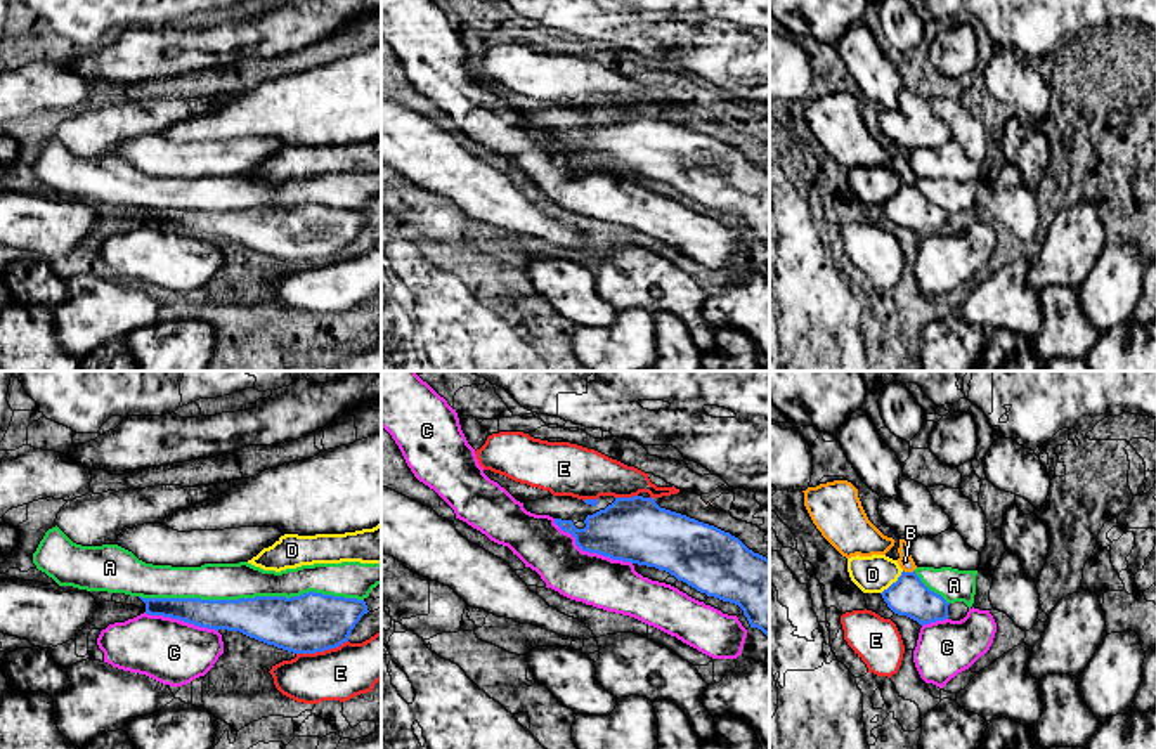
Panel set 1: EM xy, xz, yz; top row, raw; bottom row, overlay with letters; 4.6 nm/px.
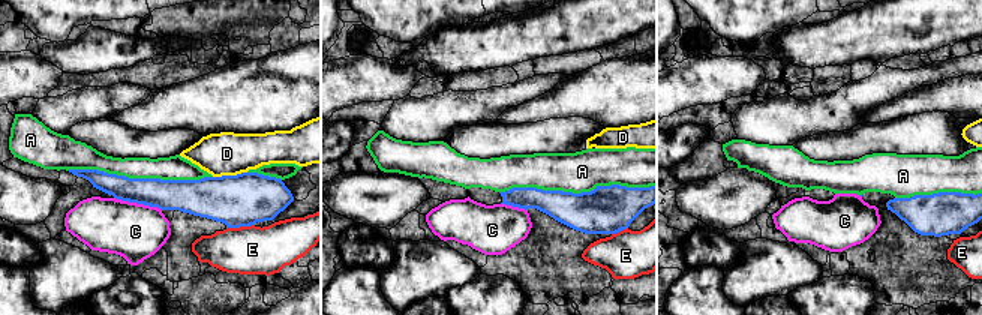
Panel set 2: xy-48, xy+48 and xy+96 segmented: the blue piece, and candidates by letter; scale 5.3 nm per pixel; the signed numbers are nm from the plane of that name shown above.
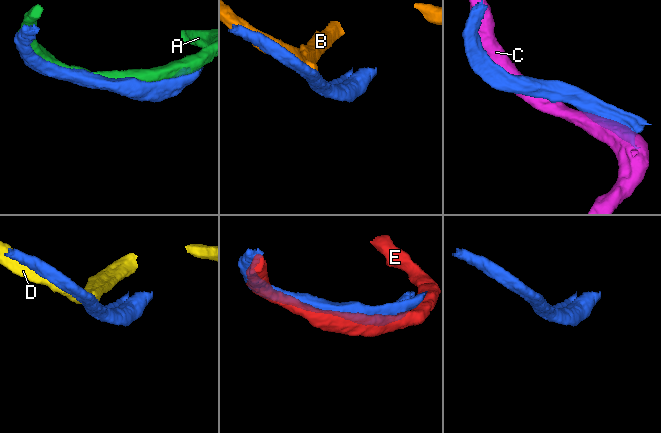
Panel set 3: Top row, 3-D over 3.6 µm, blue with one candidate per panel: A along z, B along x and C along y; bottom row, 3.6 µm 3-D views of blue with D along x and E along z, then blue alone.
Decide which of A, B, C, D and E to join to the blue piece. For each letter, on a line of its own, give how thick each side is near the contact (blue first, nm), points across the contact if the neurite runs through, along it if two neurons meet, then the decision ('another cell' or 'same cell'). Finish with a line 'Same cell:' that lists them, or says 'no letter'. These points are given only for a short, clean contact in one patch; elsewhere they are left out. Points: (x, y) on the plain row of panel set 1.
A: 260/180 nm | another cell
B: 180/70 nm | along yz (903, 181), (914, 182) | another cell
C: 300/240 nm | another cell
D: 180/180 nm | another cell
E: 280/240 nm | another cell
Same cell: no letter

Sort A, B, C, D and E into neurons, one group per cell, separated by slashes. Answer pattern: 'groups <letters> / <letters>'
groups A / B / C / D / E

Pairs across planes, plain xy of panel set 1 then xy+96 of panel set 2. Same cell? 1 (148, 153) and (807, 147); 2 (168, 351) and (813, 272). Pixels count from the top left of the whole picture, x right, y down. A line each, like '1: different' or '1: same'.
1: same
2: different

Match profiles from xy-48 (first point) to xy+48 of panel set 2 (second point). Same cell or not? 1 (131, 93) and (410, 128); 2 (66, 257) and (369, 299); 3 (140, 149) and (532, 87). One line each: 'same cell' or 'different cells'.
1: same cell
2: different cells
3: different cells

